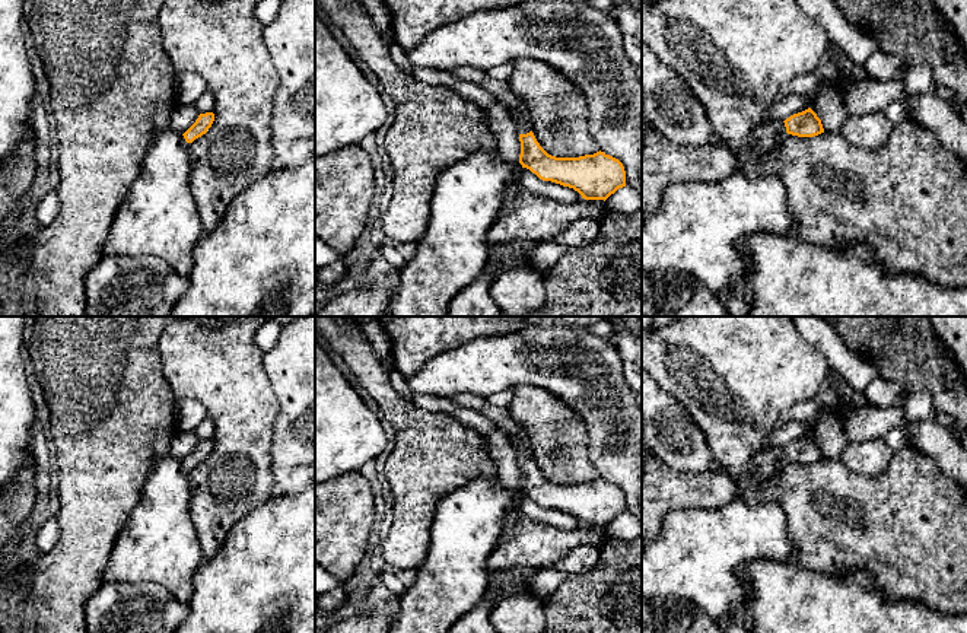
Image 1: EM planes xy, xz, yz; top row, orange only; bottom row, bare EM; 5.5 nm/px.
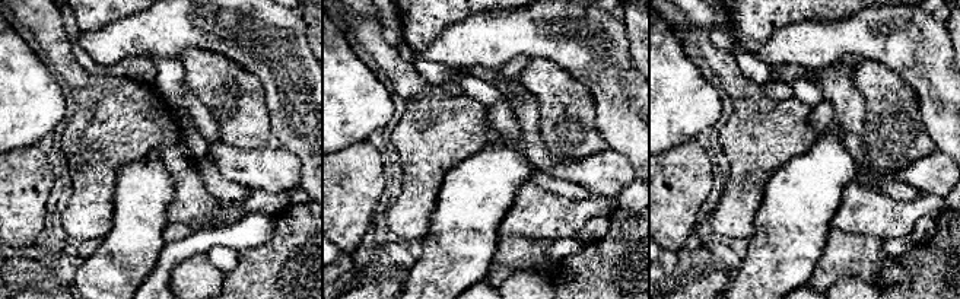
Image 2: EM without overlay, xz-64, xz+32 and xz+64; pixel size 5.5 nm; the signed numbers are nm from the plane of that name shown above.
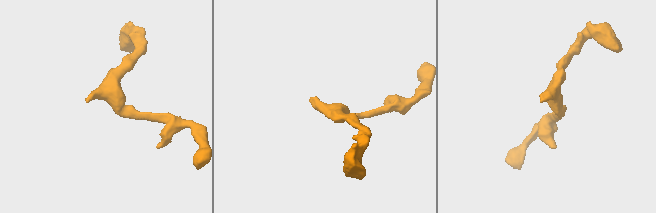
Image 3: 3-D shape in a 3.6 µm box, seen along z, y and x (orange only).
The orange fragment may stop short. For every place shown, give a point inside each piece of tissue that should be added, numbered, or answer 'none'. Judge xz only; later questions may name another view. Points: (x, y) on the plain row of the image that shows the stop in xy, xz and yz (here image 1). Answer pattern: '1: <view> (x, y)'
1: xz (524, 451)

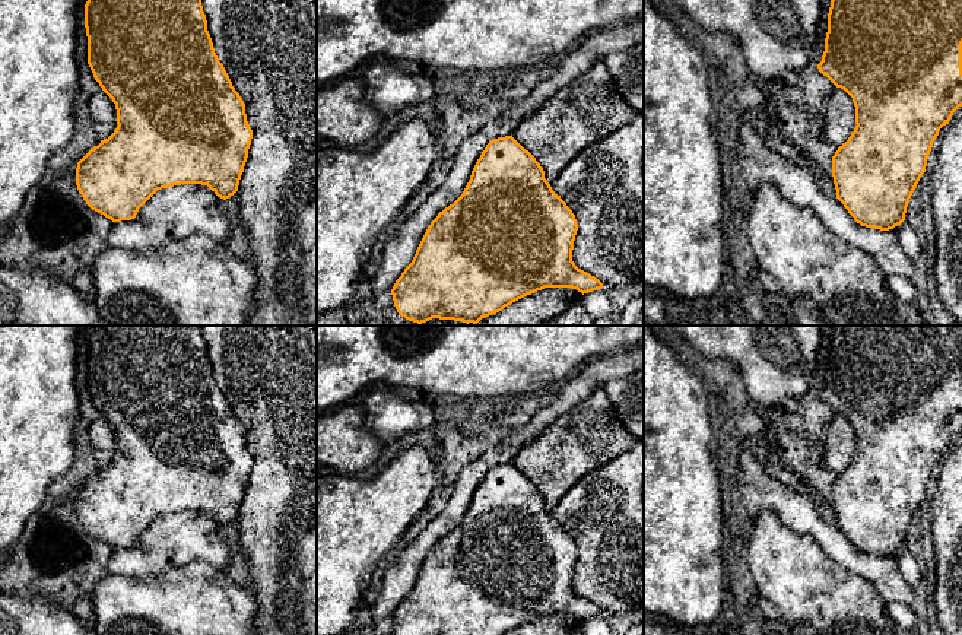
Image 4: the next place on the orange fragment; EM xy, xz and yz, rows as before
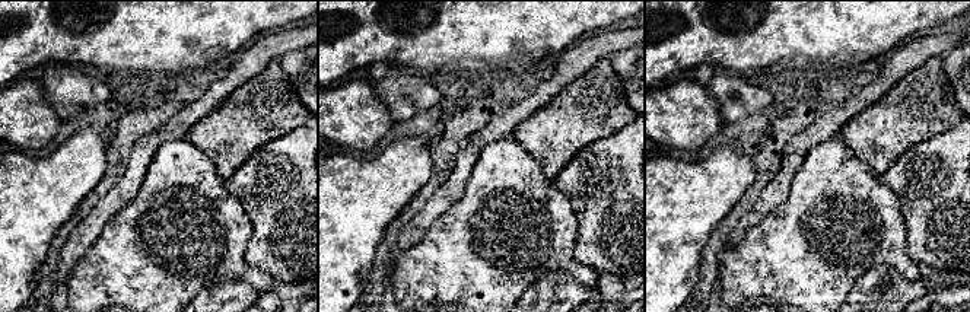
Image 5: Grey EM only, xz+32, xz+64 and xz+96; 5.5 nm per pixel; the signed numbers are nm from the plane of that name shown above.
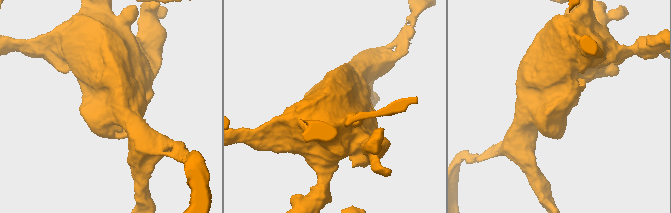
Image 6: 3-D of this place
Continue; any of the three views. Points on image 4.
none

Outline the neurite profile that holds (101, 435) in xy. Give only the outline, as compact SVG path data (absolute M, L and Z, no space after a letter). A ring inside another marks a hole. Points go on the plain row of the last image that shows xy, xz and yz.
M99 417L88 429L88 438L101 467L108 466L118 453L112 426L104 417Z

